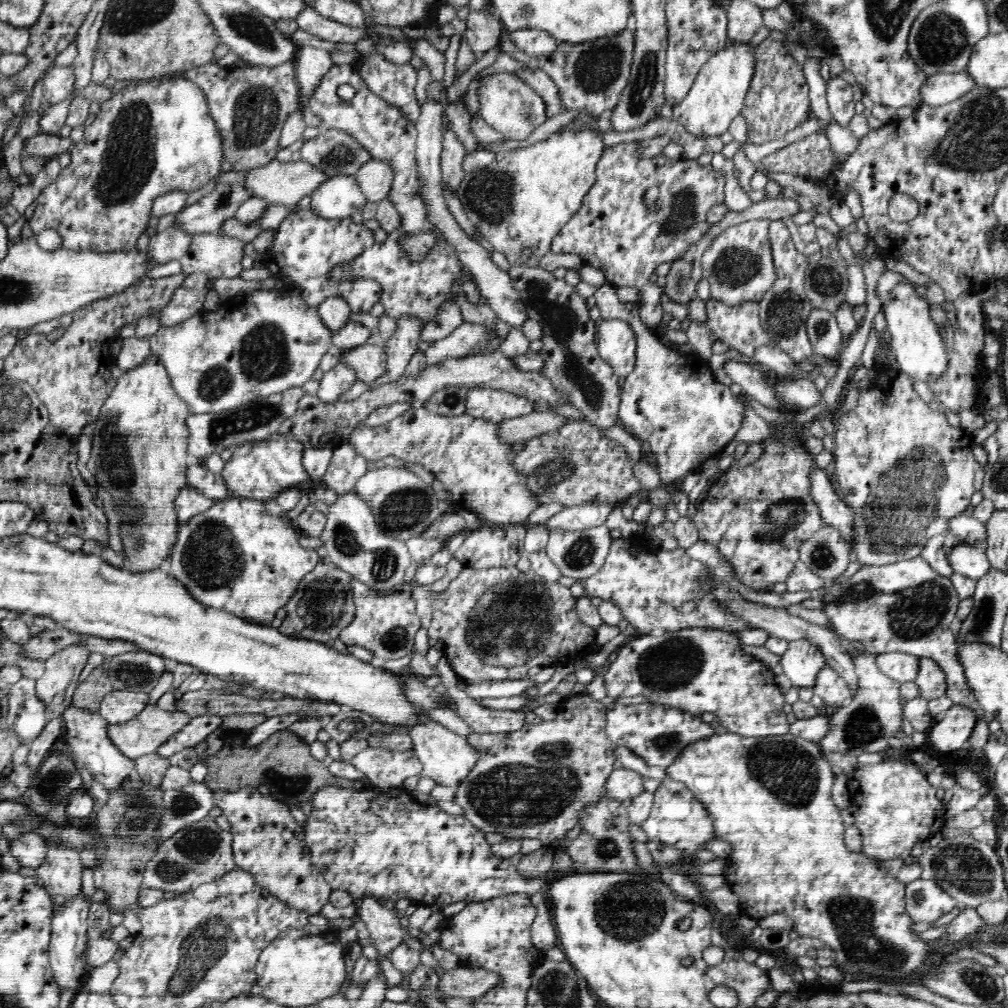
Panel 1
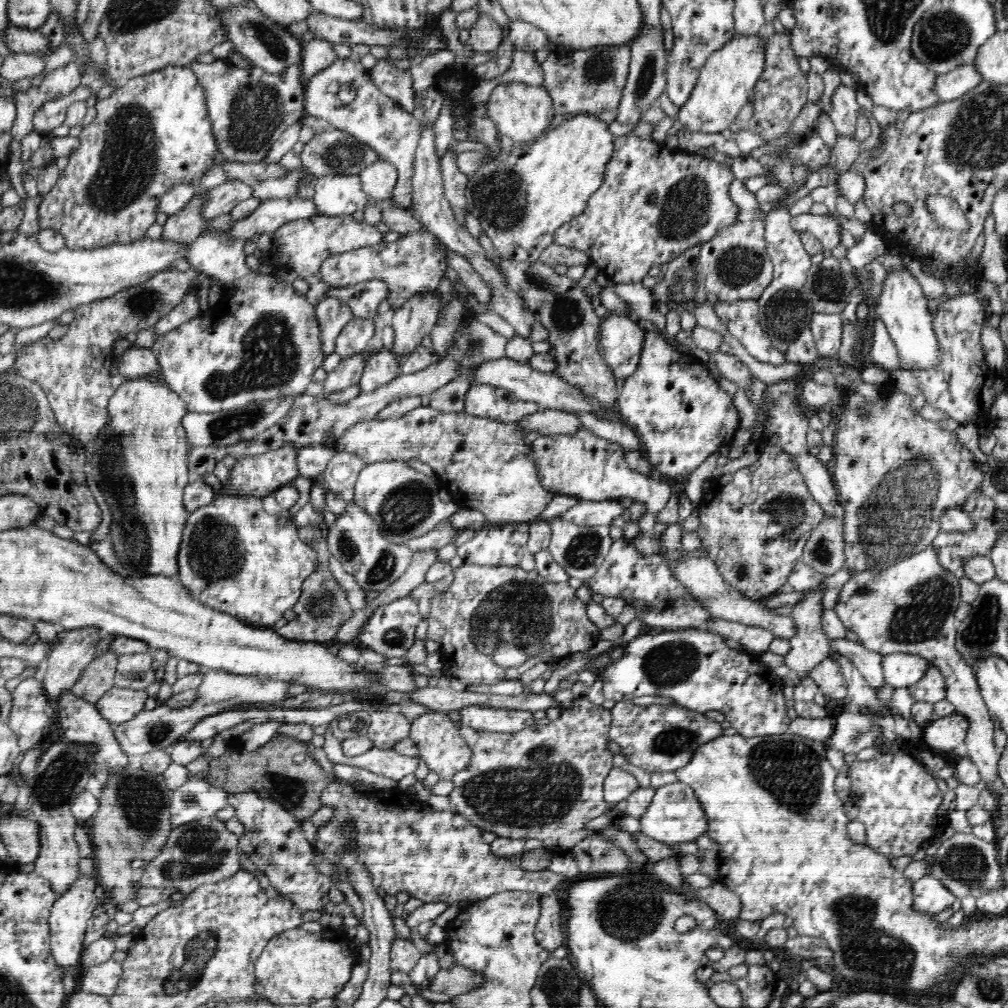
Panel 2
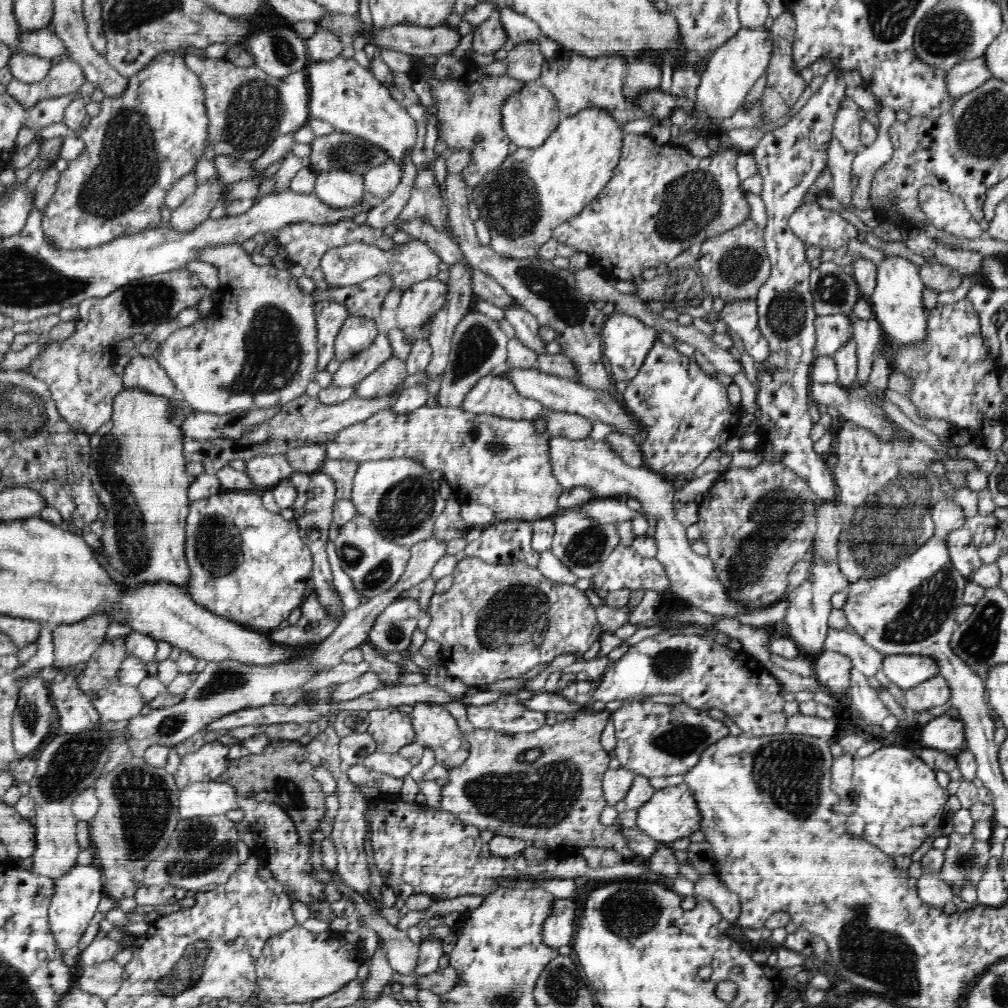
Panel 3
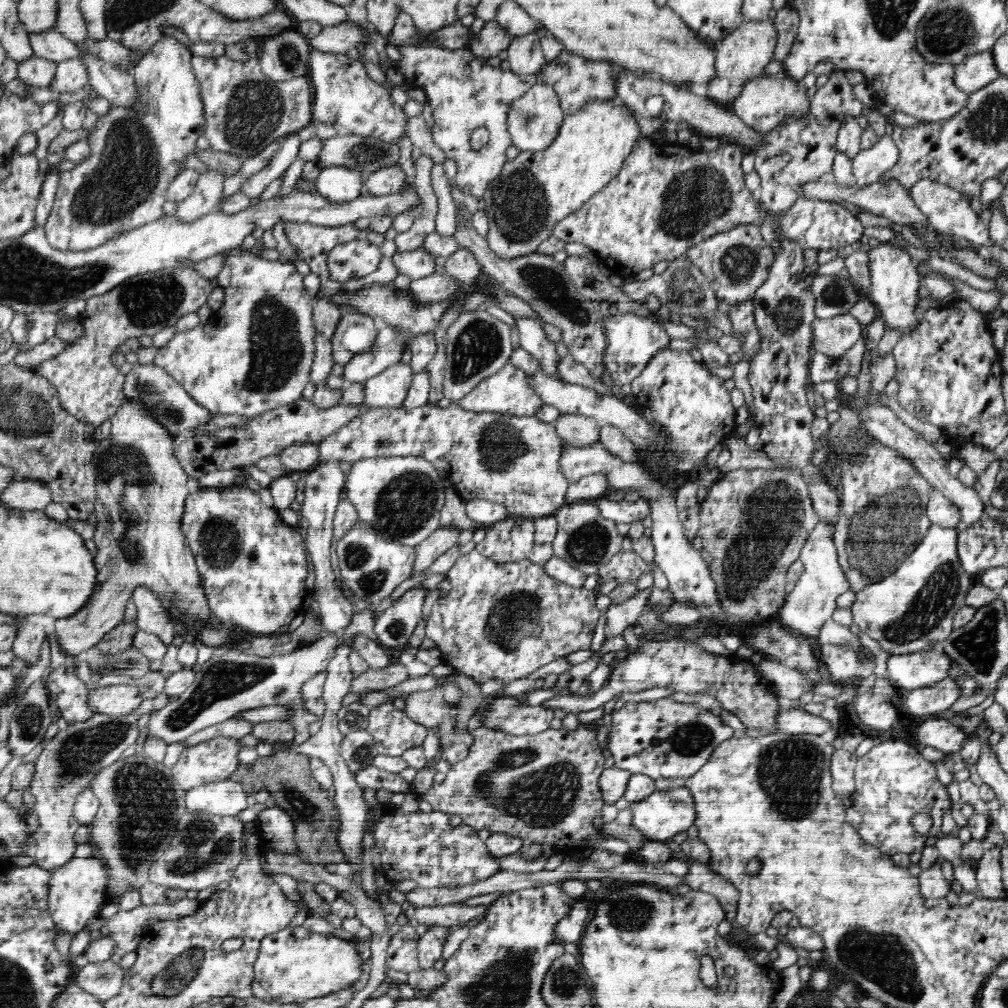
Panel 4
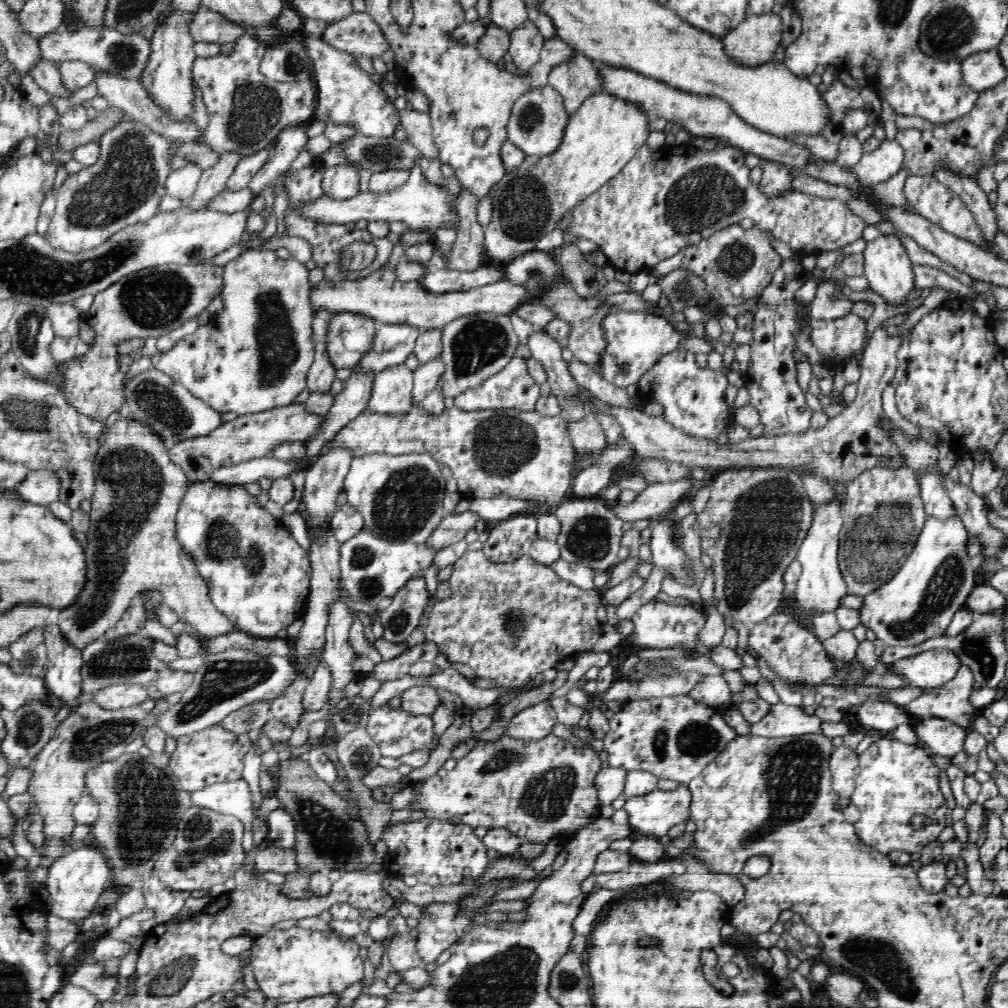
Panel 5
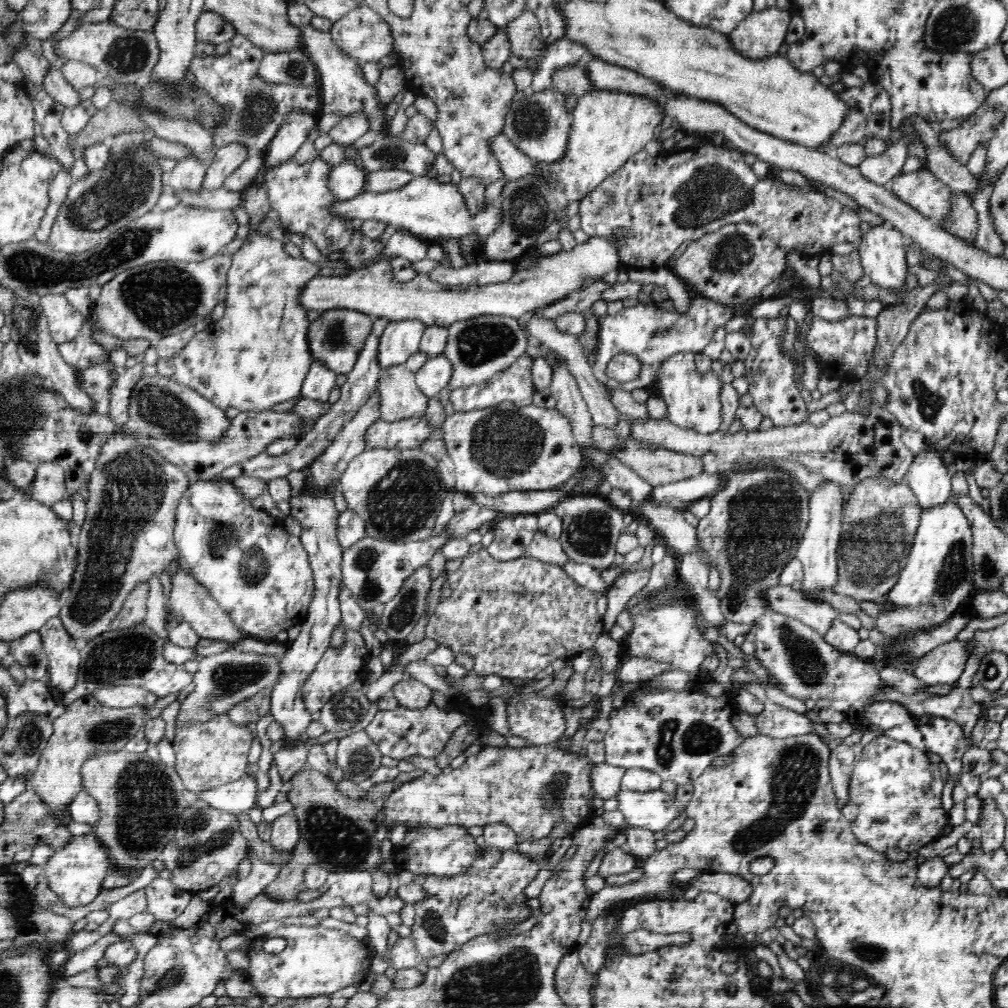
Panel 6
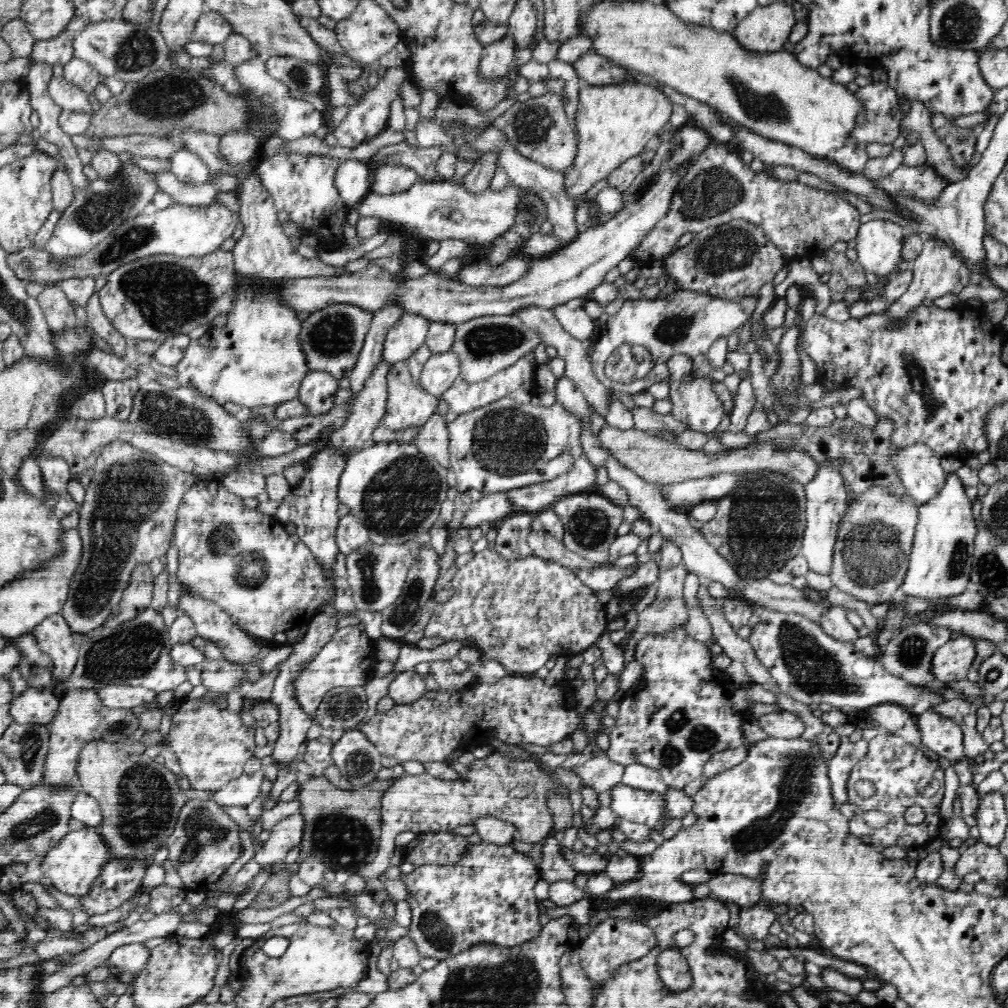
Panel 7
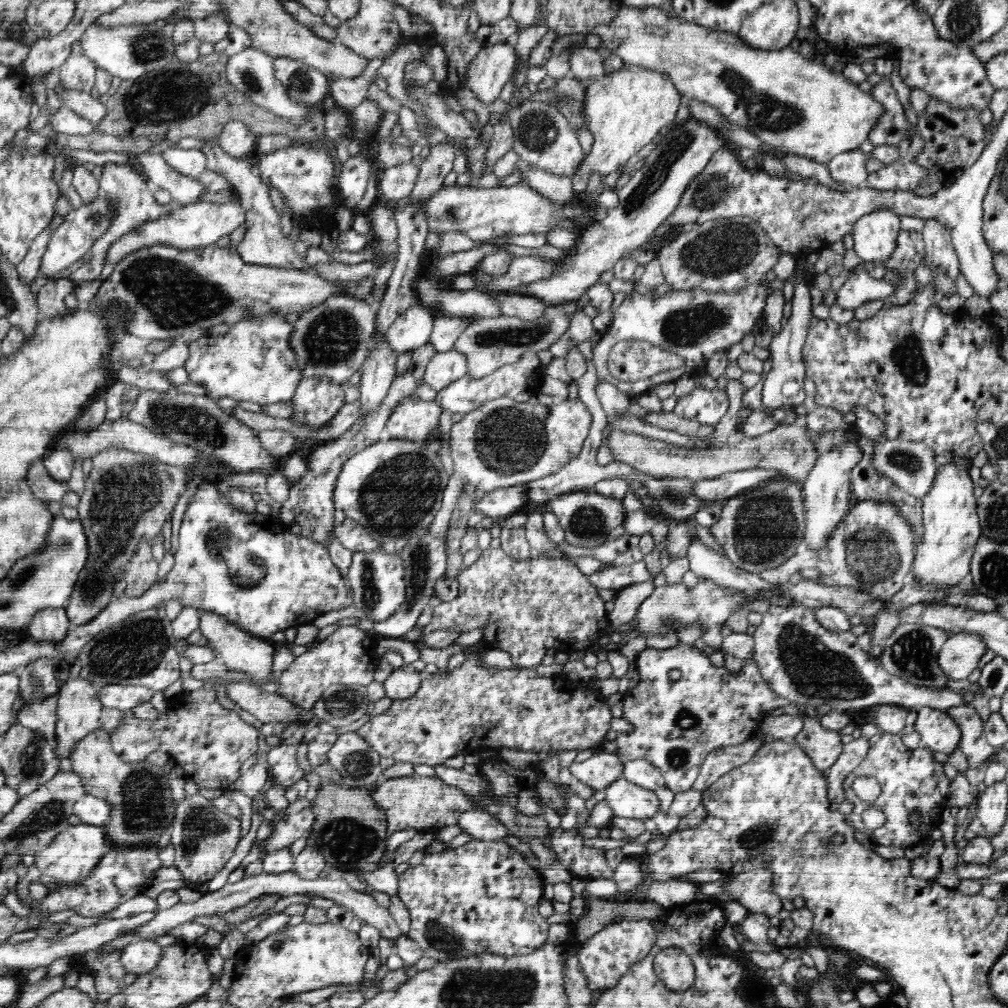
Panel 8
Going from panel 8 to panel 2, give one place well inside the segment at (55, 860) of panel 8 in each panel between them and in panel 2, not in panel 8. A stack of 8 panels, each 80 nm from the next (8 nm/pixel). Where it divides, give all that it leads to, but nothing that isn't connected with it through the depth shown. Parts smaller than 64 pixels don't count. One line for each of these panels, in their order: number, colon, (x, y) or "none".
2: (70, 913)
3: (76, 895)
4: (77, 891)
5: (75, 881)
6: (75, 873)
7: (72, 866)

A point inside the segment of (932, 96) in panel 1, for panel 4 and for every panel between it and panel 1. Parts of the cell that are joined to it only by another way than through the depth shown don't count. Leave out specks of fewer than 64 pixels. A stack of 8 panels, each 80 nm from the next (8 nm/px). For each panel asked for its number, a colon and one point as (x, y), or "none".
2: (950, 86)
3: (964, 77)
4: (977, 71)

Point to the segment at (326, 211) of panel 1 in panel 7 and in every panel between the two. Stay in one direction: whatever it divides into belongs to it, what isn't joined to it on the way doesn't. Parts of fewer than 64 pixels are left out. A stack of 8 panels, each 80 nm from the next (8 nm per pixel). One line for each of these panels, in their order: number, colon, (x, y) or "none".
2: (335, 195)
3: (340, 190)
4: (337, 184)
5: (341, 182)
6: (345, 181)
7: (352, 177)

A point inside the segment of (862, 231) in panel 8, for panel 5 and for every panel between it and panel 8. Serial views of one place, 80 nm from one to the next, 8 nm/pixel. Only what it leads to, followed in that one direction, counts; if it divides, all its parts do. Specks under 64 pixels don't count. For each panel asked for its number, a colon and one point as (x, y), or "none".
5: (888, 268)
6: (882, 255)
7: (878, 243)

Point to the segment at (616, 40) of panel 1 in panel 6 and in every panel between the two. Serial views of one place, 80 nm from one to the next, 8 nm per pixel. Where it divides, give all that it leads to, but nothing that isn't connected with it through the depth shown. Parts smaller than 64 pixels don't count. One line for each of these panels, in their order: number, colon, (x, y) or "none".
2: (591, 81)
3: (577, 82)
4: (576, 80)
5: (577, 79)
6: (572, 80)

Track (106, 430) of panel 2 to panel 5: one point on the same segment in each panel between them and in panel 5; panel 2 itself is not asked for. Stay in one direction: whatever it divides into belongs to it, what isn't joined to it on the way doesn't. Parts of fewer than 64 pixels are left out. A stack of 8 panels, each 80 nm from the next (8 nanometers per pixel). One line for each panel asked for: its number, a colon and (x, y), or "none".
3: (144, 538)
4: (141, 488)
5: (132, 547)

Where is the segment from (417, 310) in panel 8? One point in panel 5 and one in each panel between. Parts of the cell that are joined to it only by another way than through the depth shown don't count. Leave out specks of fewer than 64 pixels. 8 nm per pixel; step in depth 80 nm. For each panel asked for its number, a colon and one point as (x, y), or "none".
5: (393, 343)
6: (400, 339)
7: (408, 333)

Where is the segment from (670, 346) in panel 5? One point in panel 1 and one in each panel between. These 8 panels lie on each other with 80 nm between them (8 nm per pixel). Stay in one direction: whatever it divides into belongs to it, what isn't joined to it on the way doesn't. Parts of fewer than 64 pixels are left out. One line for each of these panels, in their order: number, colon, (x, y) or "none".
1: (616, 345)
2: (621, 340)
3: (627, 340)
4: (632, 341)

